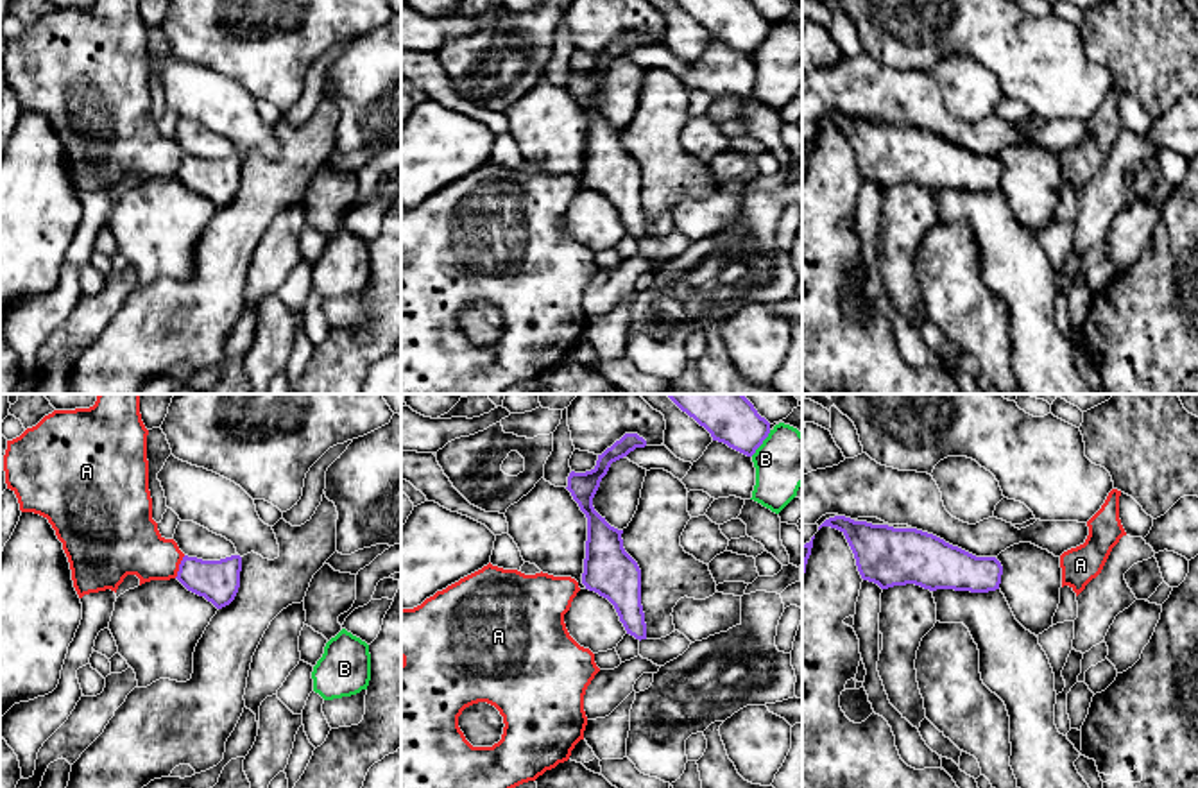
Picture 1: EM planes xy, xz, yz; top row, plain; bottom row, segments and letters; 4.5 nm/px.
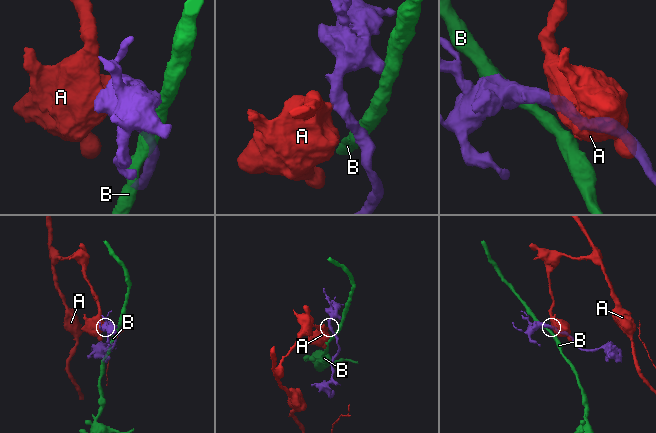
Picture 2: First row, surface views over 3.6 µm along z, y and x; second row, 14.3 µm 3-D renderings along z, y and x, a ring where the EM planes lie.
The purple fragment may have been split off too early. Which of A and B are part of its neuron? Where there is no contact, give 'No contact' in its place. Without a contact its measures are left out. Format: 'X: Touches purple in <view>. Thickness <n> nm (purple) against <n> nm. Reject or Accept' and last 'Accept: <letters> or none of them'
A: Touches purple in xy. Thickness 190 nm (purple) against 280 nm. Reject
B: Touches purple in xz. Thickness 240 nm (purple) against 260 nm. Reject
Accept: none of them

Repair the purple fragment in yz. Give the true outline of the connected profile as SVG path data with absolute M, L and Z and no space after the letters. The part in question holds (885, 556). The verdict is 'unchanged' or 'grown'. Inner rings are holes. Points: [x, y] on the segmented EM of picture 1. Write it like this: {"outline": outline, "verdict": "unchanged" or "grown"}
{"outline": "M845 516L822 527L840 530L863 580L881 589L915 584L929 591L988 593L999 589L1003 566L996 557L976 557L944 539L917 530L854 521Z", "verdict": "unchanged"}

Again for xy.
{"outline": "M184 555L177 580L192 593L204 596L217 609L229 605L240 587L242 557L231 555L220 561L202 561Z", "verdict": "unchanged"}

